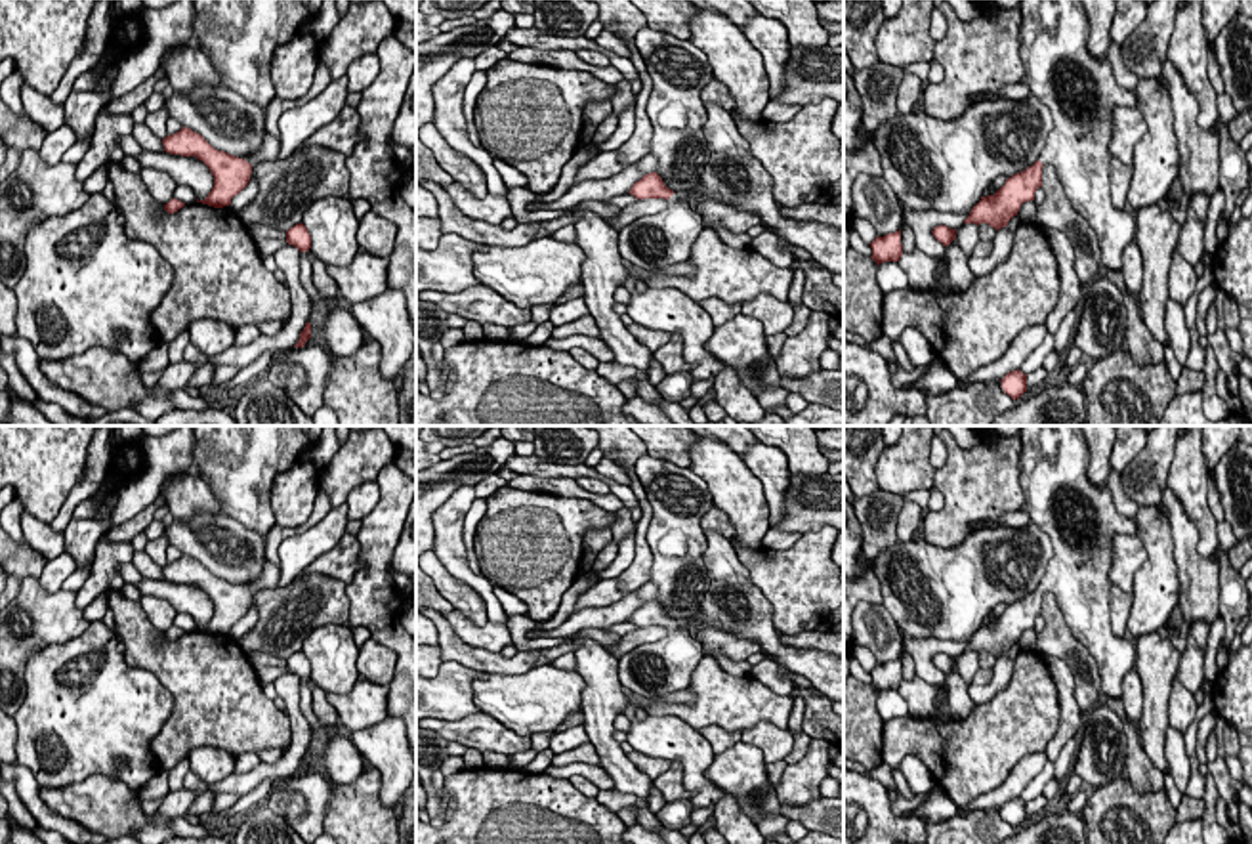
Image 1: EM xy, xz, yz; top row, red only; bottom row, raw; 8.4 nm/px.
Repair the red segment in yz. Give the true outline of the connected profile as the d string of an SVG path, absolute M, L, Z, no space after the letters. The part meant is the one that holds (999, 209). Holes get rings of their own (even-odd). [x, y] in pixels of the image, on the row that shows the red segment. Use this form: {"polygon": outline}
{"polygon": "M1021 0L1019 8L1025 82L1052 111L1054 130L1038 160L994 195L981 197L964 223L1006 227L1023 202L1034 200L1042 166L1052 164L1071 204L1096 231L1101 264L1118 271L1136 222L1111 202L1109 141L1113 109L1137 109L1137 94L1116 84L1107 59L1090 53L1090 23L1080 0Z"}

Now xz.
{"polygon": "M657 172L645 174L630 189L636 199L666 199L668 208L618 229L618 252L624 262L645 271L683 264L704 231L702 216L689 204L691 191L674 193Z"}

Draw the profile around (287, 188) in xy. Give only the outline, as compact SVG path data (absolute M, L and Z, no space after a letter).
M321 145L294 151L282 160L258 162L250 179L258 183L258 195L237 212L246 227L288 231L302 223L303 212L315 200L349 193L345 155Z

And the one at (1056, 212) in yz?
M1052 164L1042 166L1044 202L1036 206L1036 223L1046 229L1063 231L1075 248L1075 273L1078 281L1090 283L1099 269L1101 250L1096 231L1071 204L1057 172Z

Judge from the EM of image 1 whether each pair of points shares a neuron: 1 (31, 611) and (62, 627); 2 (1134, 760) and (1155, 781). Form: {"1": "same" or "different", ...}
{"1": "same", "2": "same"}

